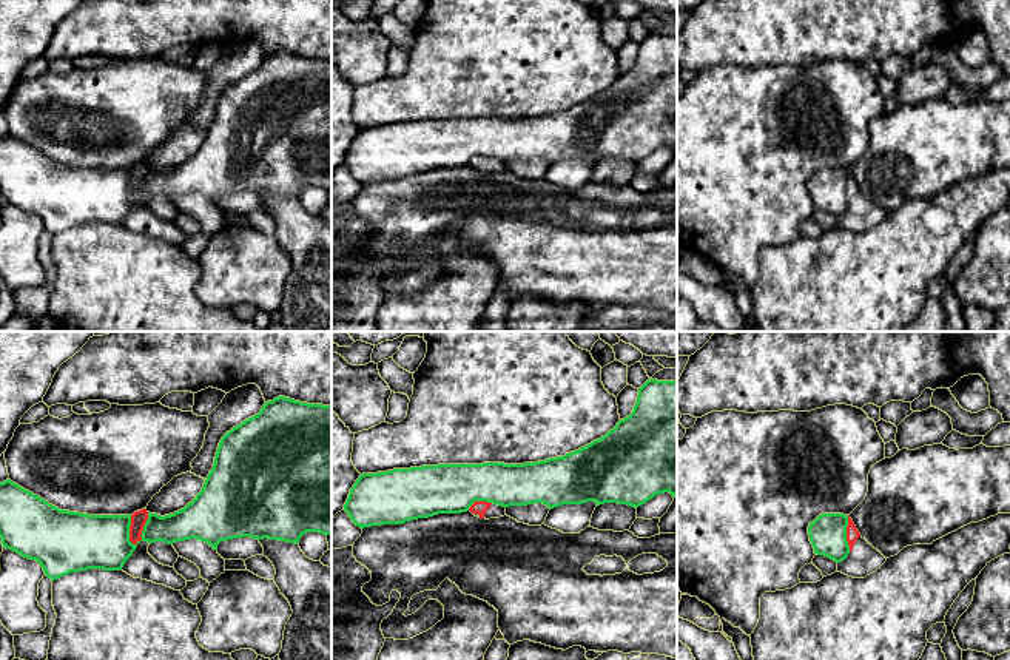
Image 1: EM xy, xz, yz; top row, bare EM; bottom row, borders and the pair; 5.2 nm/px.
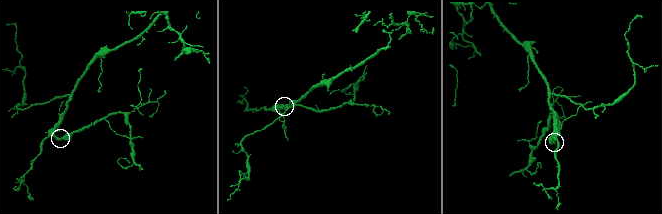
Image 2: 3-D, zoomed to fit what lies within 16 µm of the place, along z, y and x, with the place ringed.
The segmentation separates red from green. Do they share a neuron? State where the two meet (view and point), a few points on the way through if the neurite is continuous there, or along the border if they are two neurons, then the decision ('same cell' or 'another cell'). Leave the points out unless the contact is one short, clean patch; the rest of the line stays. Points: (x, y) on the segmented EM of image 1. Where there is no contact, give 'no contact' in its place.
xy (142, 529) | along xy (148, 512), (141, 538), (133, 545) | another cell

